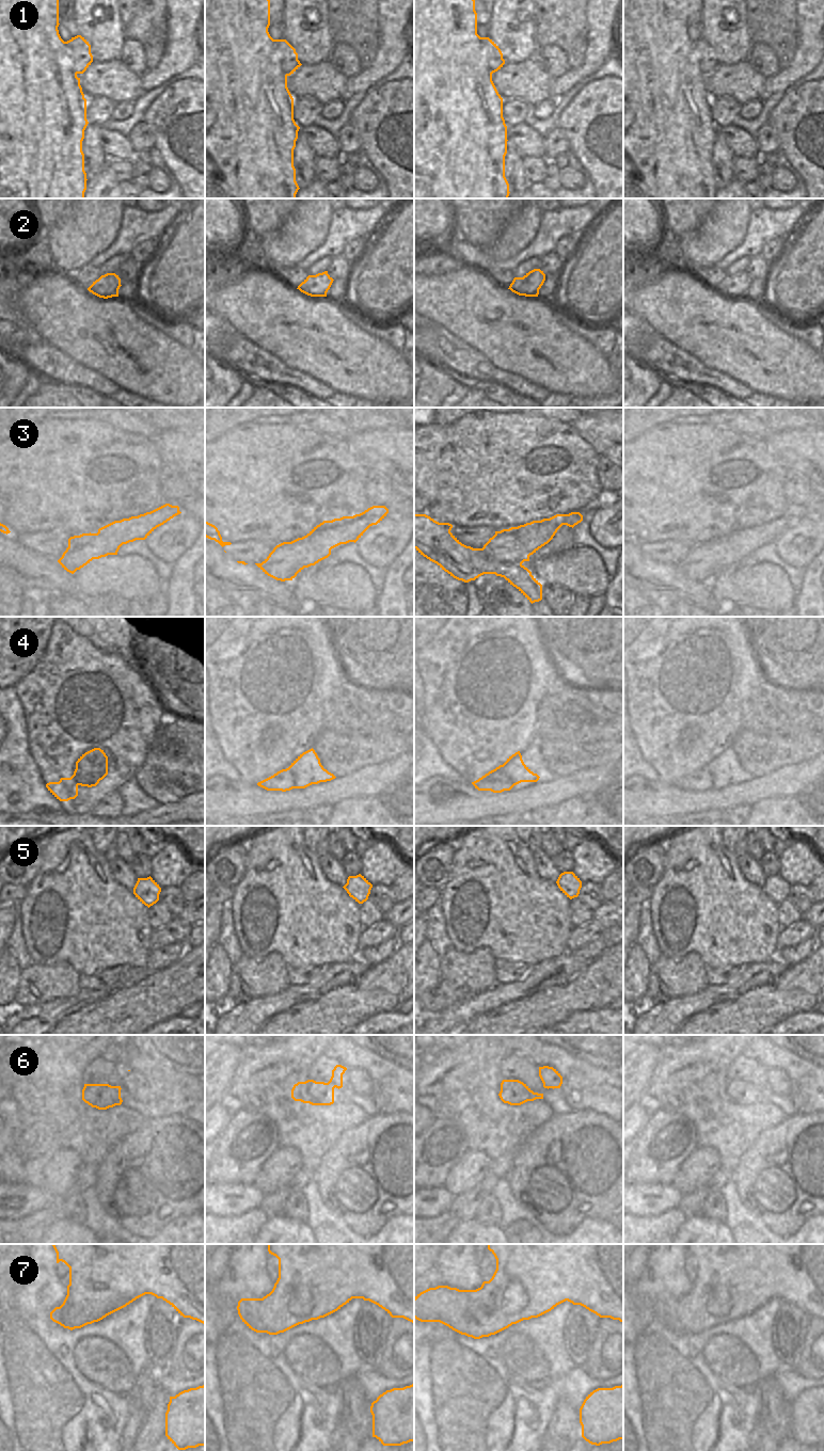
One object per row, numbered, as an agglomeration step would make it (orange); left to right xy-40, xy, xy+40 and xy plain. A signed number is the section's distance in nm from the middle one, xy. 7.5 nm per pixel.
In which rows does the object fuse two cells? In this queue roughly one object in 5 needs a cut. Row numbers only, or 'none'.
1, 3

